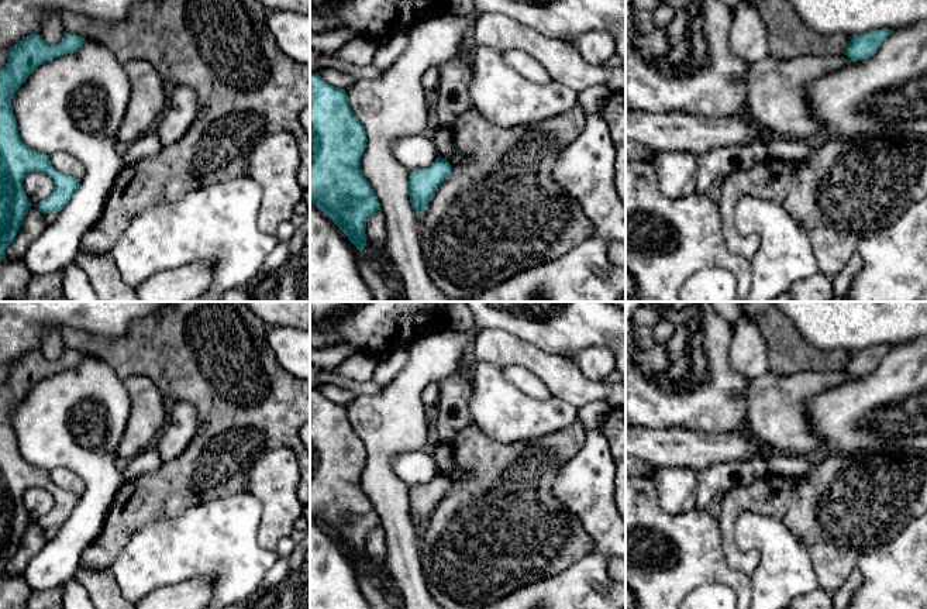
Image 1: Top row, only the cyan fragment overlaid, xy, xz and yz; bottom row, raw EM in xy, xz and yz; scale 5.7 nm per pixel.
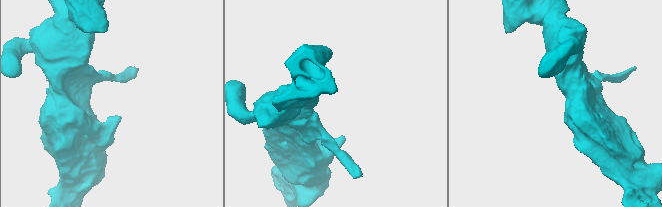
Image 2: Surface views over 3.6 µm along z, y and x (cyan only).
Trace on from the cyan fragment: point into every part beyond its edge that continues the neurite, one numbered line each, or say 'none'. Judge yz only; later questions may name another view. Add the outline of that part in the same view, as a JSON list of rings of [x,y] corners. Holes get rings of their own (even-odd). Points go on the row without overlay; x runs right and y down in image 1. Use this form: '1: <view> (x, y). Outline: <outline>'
none

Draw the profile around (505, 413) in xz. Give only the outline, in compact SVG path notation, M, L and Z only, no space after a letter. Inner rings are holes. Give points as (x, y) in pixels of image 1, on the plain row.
M476 362L471 385L469 423L500 444L558 433L578 420L573 405L525 395L490 362Z

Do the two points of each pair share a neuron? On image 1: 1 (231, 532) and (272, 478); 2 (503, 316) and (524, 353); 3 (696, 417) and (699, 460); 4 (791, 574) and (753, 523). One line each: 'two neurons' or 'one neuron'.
1: two neurons
2: two neurons
3: two neurons
4: one neuron

